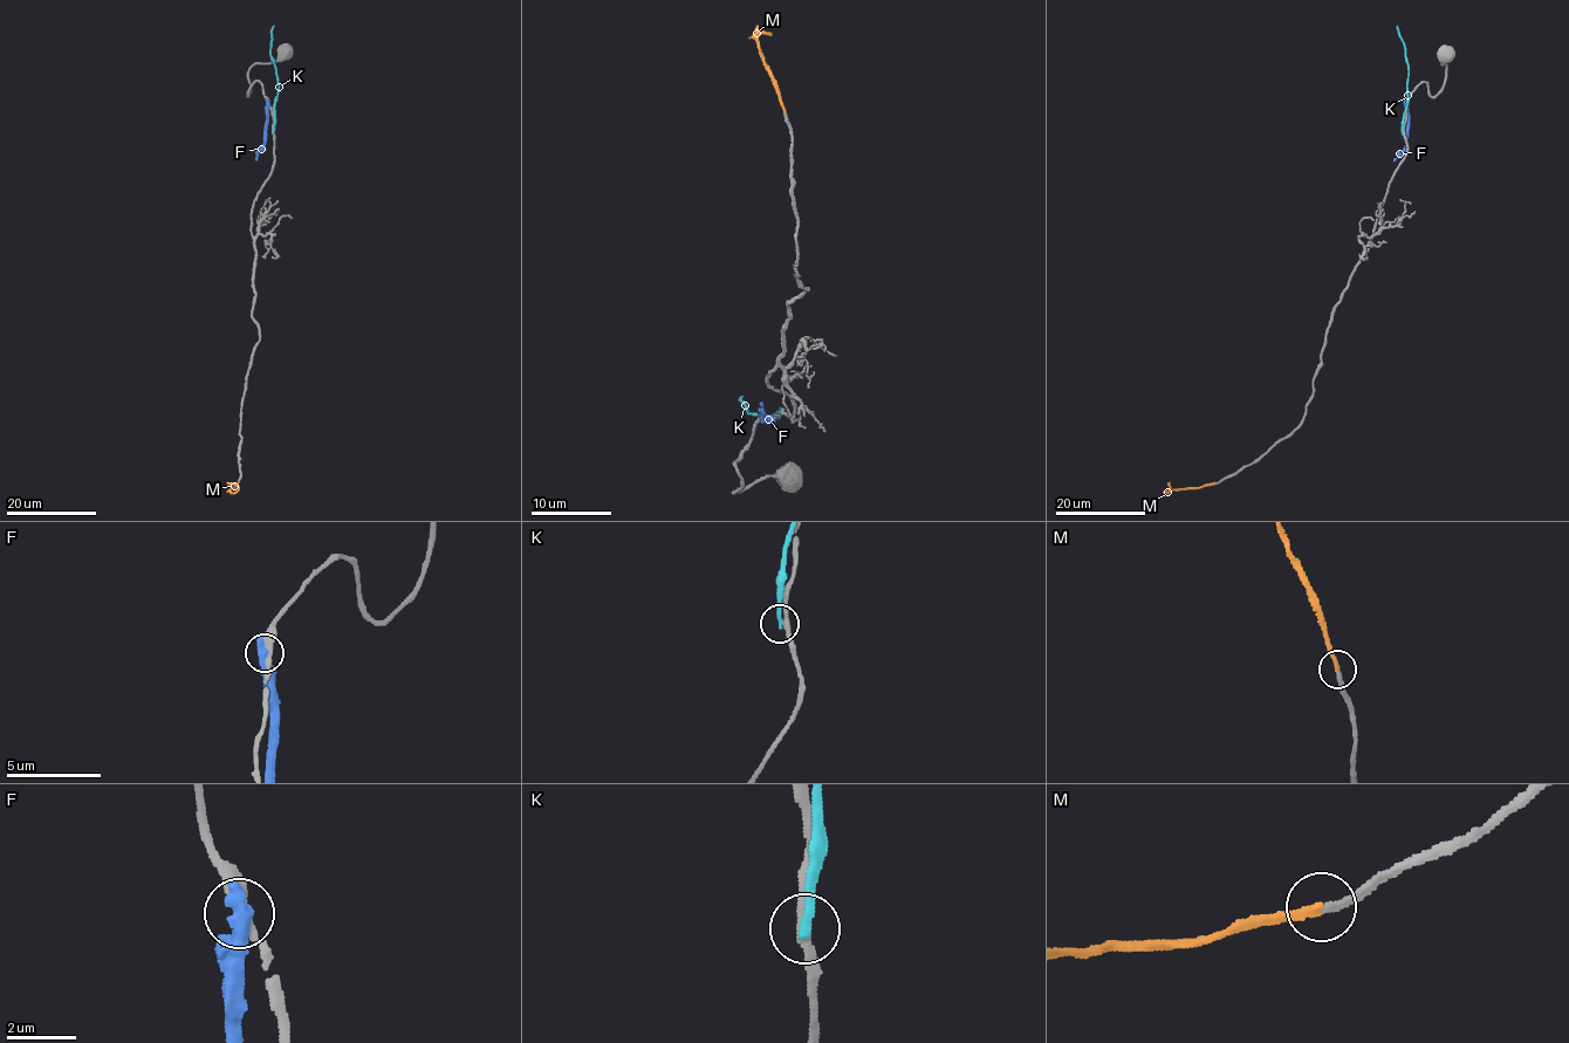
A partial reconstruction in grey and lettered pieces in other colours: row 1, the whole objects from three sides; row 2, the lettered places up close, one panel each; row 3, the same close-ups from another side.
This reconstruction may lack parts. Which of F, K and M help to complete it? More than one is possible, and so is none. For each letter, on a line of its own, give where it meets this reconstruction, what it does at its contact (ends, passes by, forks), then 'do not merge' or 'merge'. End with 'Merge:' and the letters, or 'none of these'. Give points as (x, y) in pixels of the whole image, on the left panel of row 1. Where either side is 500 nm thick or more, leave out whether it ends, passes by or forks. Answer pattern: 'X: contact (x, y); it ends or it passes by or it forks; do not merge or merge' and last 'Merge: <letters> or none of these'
F: contact (267, 103); do not merge
K: contact (273, 132); it ends; do not merge
M: contact (238, 482); it ends; merge
Merge: M

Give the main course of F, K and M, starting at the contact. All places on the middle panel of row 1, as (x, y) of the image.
F: (764, 417), (775, 420), (768, 420), (761, 403)
K: (781, 410), (776, 410), (778, 414), (766, 418), (747, 413), (742, 396)
M: (783, 111), (778, 86), (758, 40), (762, 34), (771, 34), (753, 34), (748, 38)

